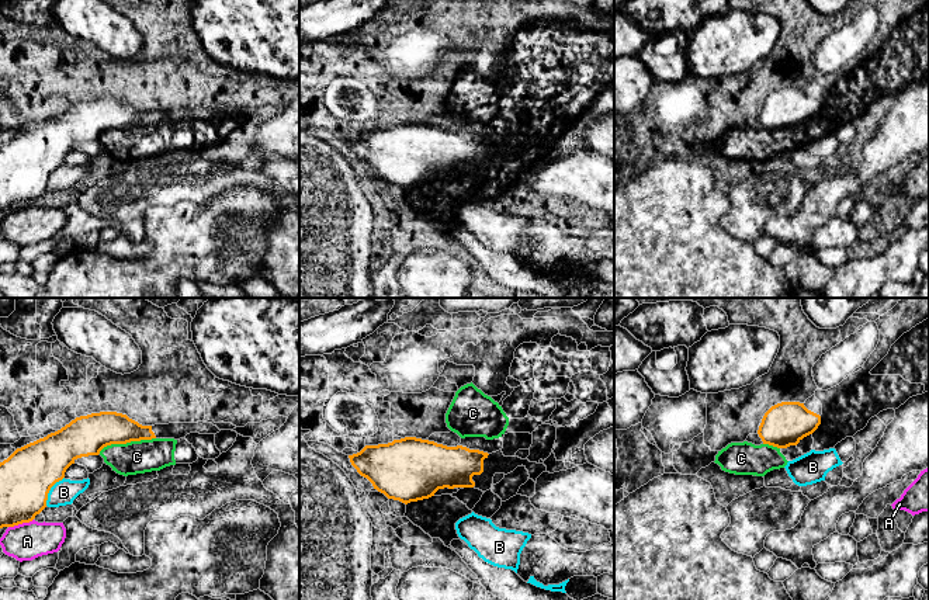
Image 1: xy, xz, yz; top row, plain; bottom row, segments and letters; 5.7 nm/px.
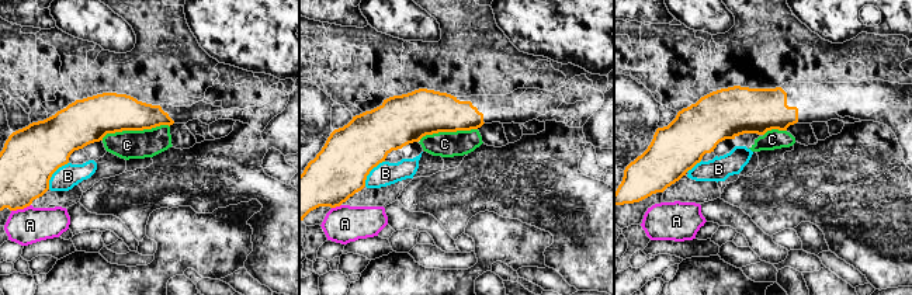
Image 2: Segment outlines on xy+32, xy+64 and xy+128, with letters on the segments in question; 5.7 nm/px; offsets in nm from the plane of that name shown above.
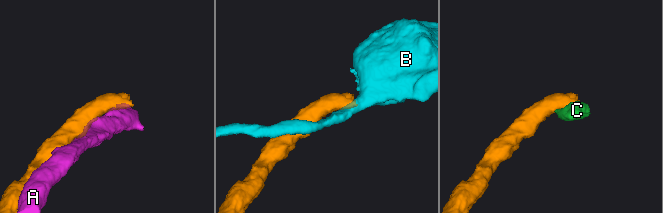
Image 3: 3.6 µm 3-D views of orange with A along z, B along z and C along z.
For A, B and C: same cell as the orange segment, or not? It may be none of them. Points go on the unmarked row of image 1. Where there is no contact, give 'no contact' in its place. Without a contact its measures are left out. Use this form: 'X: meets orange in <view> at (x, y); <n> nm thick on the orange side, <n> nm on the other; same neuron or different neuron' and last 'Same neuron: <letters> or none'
A: meets orange in xy at (20, 208); 300 nm thick on the orange side, 220 nm on the other; different neuron
B: meets orange in xy at (49, 174); 300 nm thick on the orange side, 140 nm on the other; different neuron
C: meets orange in xy at (127, 127); 220 nm thick on the orange side, 190 nm on the other; different neuron
Same neuron: none

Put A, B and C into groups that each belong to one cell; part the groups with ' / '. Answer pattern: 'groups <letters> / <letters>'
groups A / B / C

